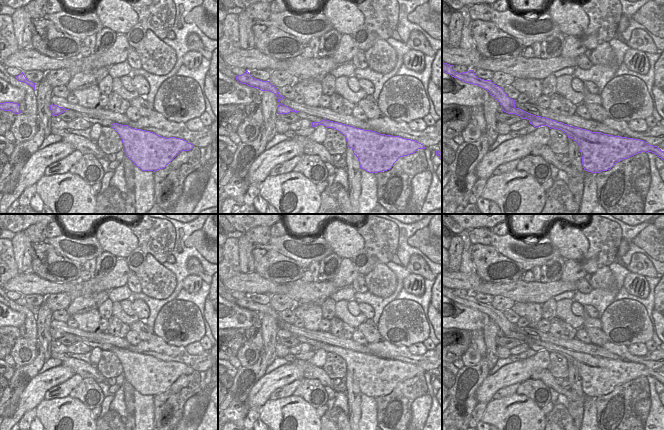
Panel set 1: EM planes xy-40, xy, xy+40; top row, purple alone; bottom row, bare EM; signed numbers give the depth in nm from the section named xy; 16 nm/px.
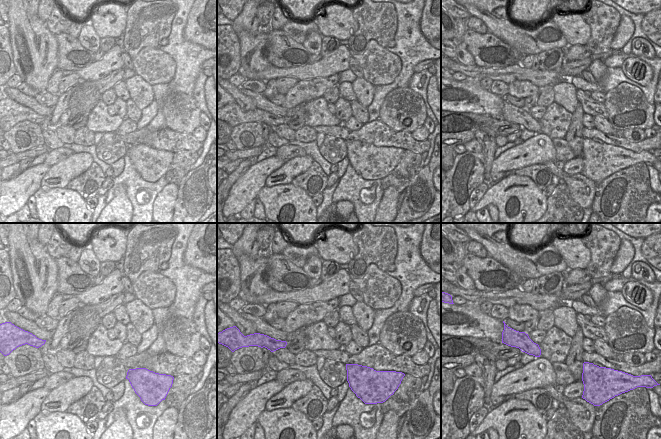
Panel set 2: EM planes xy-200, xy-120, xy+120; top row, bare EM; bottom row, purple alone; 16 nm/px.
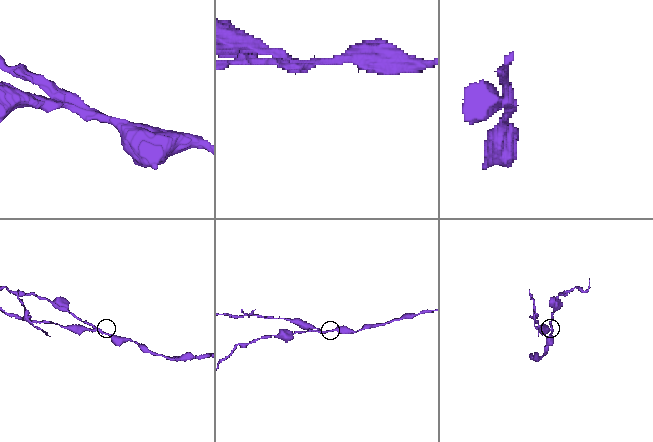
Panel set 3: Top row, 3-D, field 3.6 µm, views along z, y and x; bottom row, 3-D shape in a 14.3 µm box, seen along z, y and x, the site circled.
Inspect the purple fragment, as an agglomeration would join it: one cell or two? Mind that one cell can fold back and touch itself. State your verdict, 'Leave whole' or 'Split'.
Split

